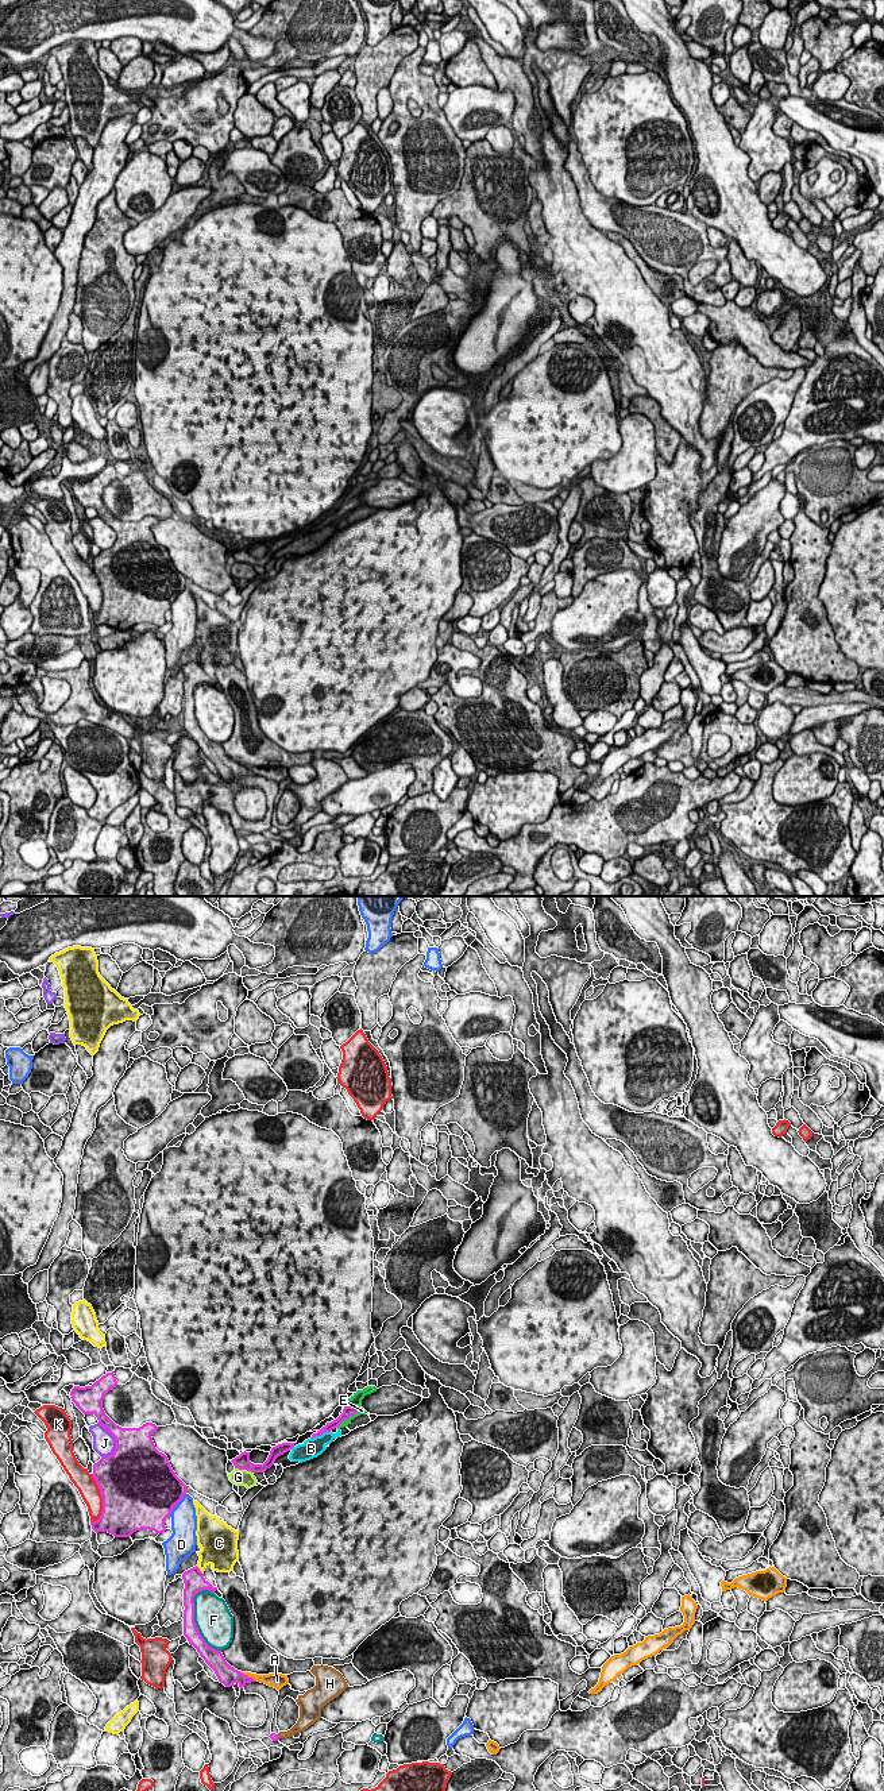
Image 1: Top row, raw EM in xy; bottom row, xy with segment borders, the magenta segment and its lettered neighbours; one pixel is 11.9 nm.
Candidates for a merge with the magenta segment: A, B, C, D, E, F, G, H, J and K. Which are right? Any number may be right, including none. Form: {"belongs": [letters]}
{"belongs": []}

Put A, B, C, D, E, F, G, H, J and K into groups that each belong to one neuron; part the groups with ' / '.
A / B J / C / D / E / F / G / H / K

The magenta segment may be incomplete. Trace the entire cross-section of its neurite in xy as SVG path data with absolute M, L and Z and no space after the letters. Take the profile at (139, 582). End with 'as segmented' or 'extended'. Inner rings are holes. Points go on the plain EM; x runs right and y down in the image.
M107 466L92 479L74 479L70 491L84 507L94 507L99 517L116 533L112 548L93 557L93 571L103 590L103 605L92 622L115 630L134 625L166 624L165 613L186 587L186 578L173 564L167 549L155 541L153 516L139 521L121 521L104 505L104 489L117 479L116 470Z; as segmented

